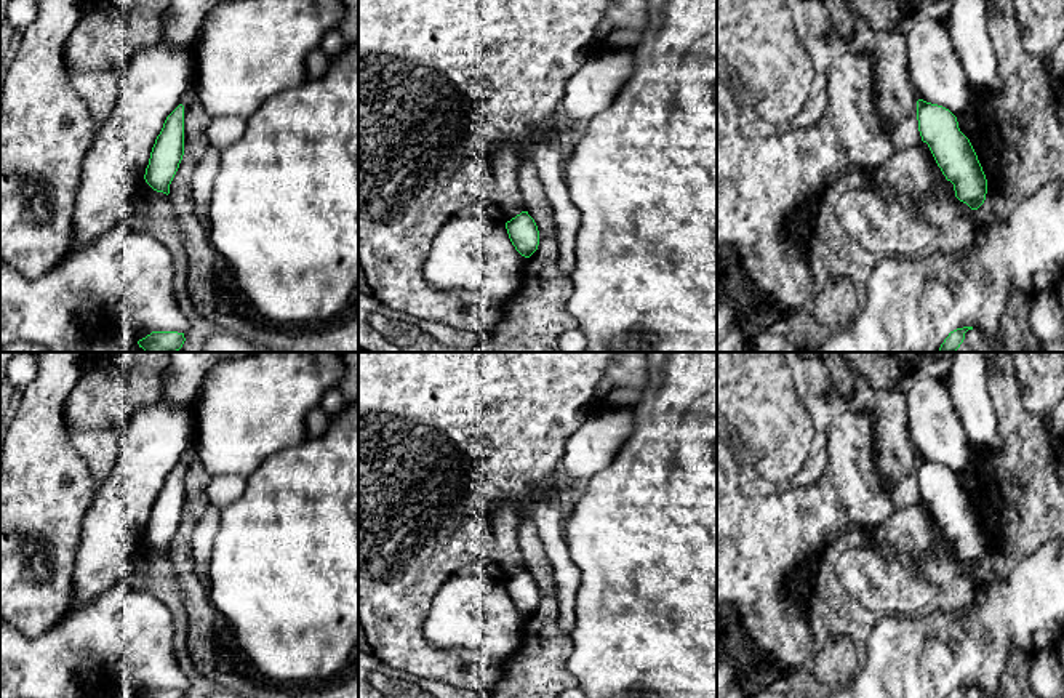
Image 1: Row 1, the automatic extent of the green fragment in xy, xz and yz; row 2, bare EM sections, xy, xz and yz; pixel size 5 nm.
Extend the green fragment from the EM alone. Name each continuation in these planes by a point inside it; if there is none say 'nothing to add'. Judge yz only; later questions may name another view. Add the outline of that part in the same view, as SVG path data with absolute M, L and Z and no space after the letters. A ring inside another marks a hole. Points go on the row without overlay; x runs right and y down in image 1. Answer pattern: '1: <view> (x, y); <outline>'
nothing to add

